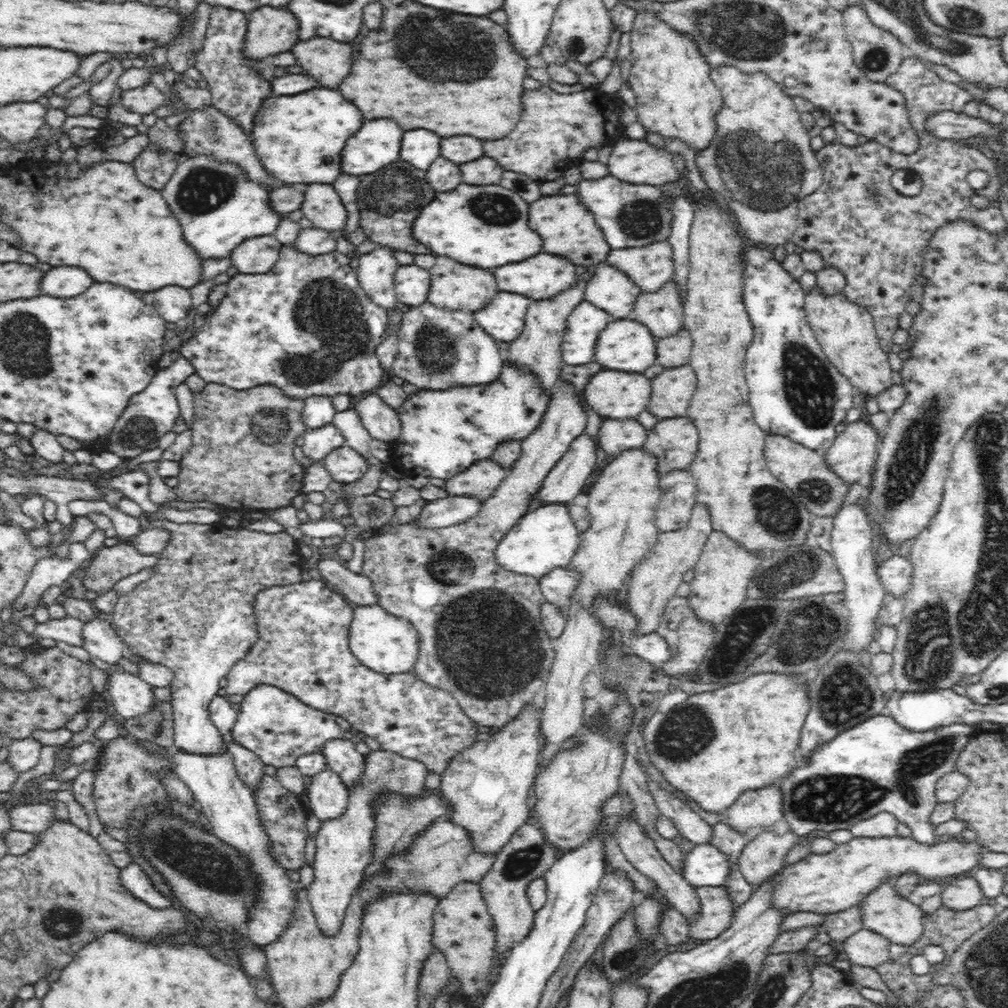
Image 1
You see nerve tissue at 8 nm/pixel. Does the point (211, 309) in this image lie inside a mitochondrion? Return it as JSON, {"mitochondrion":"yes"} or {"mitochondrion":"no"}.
{"mitochondrion":"no"}

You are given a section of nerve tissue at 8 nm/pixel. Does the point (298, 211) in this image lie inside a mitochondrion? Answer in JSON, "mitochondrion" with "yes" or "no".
{"mitochondrion":"no"}

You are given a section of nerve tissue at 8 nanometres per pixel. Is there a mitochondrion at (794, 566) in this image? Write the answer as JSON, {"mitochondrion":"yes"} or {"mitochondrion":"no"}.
{"mitochondrion":"yes"}

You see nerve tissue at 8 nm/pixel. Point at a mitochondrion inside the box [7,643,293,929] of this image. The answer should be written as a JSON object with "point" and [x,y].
{"point":[174,848]}

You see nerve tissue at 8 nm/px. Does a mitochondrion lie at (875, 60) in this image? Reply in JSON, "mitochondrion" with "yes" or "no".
{"mitochondrion":"yes"}

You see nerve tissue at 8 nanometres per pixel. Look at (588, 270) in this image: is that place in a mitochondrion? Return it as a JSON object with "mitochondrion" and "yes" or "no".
{"mitochondrion":"no"}

